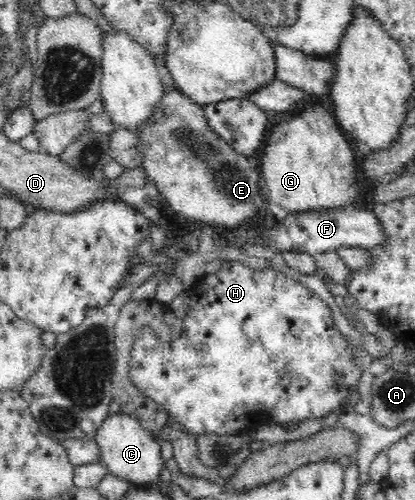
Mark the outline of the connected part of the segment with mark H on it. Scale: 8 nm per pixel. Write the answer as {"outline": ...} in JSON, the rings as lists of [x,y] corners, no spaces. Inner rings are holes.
{"outline":[[[225,261],[222,267],[215,273],[204,275],[201,277],[194,285],[192,285],[188,290],[187,294],[189,295],[189,311],[183,318],[183,330],[182,335],[171,341],[161,341],[159,338],[156,338],[156,331],[151,327],[139,327],[135,330],[135,340],[133,340],[133,344],[131,344],[131,360],[129,360],[129,372],[127,372],[127,377],[129,377],[129,381],[139,389],[139,392],[145,396],[147,399],[151,399],[155,401],[155,403],[161,405],[165,411],[167,411],[167,422],[165,422],[165,427],[179,427],[183,433],[187,433],[187,435],[193,435],[197,437],[197,440],[200,436],[207,435],[228,435],[228,434],[238,434],[243,430],[255,430],[261,424],[269,424],[269,423],[277,423],[279,426],[285,422],[295,422],[295,420],[307,420],[307,418],[323,418],[323,416],[327,416],[333,410],[337,410],[339,406],[343,406],[343,411],[346,409],[349,398],[349,386],[357,386],[357,382],[359,382],[359,374],[361,371],[357,369],[357,364],[353,359],[353,352],[349,347],[349,344],[345,341],[346,337],[337,329],[332,320],[332,312],[328,305],[317,295],[313,293],[309,288],[301,285],[300,282],[295,279],[288,278],[284,273],[278,271],[277,269],[253,269],[252,267],[243,266],[238,261]]]}

